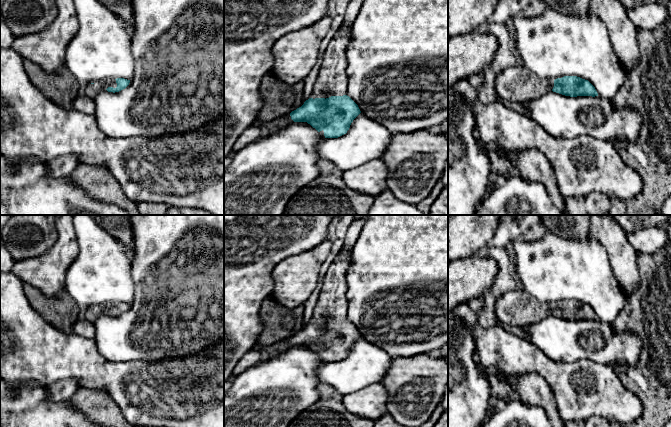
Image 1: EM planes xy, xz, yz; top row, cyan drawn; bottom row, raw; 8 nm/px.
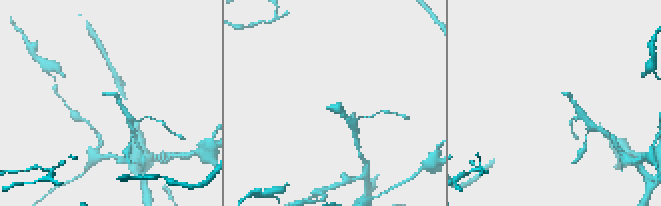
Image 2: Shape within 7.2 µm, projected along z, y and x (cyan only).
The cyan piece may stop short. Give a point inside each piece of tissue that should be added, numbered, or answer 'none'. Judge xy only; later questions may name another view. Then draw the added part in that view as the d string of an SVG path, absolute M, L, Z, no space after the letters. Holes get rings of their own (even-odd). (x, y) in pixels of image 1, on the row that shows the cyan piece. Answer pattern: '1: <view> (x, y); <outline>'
1: xy (92, 89); M111 79L111 80L106 80L106 81L103 81L103 82L89 84L88 87L87 87L87 94L91 97L94 97L95 94L99 90L106 90L108 87L116 88L117 87L116 80Z

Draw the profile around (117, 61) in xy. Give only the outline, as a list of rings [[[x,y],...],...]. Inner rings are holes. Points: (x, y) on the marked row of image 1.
[[[73,0],[78,19],[78,31],[69,43],[65,66],[80,84],[91,84],[124,78],[131,80],[135,61],[131,50],[131,35],[122,27],[116,15],[98,0]]]

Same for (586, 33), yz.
[[[546,8],[540,16],[513,16],[518,53],[523,66],[541,79],[555,80],[577,76],[588,80],[598,96],[614,102],[615,95],[624,85],[625,70],[611,46],[604,22],[588,12],[584,16],[565,15]]]

